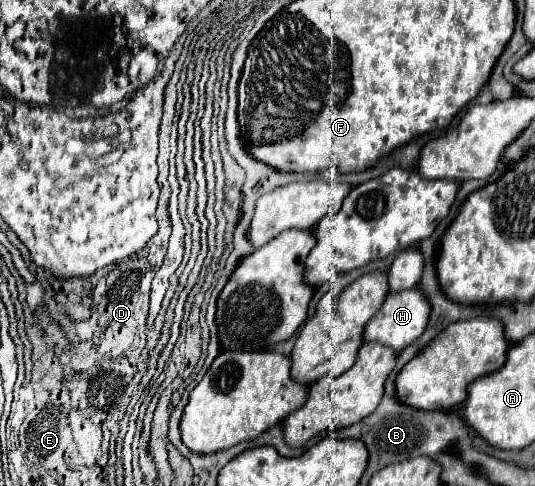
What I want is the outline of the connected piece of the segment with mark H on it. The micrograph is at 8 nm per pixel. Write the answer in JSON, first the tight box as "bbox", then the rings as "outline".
{"bbox":[364,287,430,351],"outline":[[[418,287],[412,291],[388,293],[380,311],[366,323],[364,341],[376,341],[376,343],[382,343],[394,351],[402,351],[404,347],[408,347],[410,343],[414,343],[422,335],[422,331],[428,323],[428,317],[430,317],[430,303]]]}

